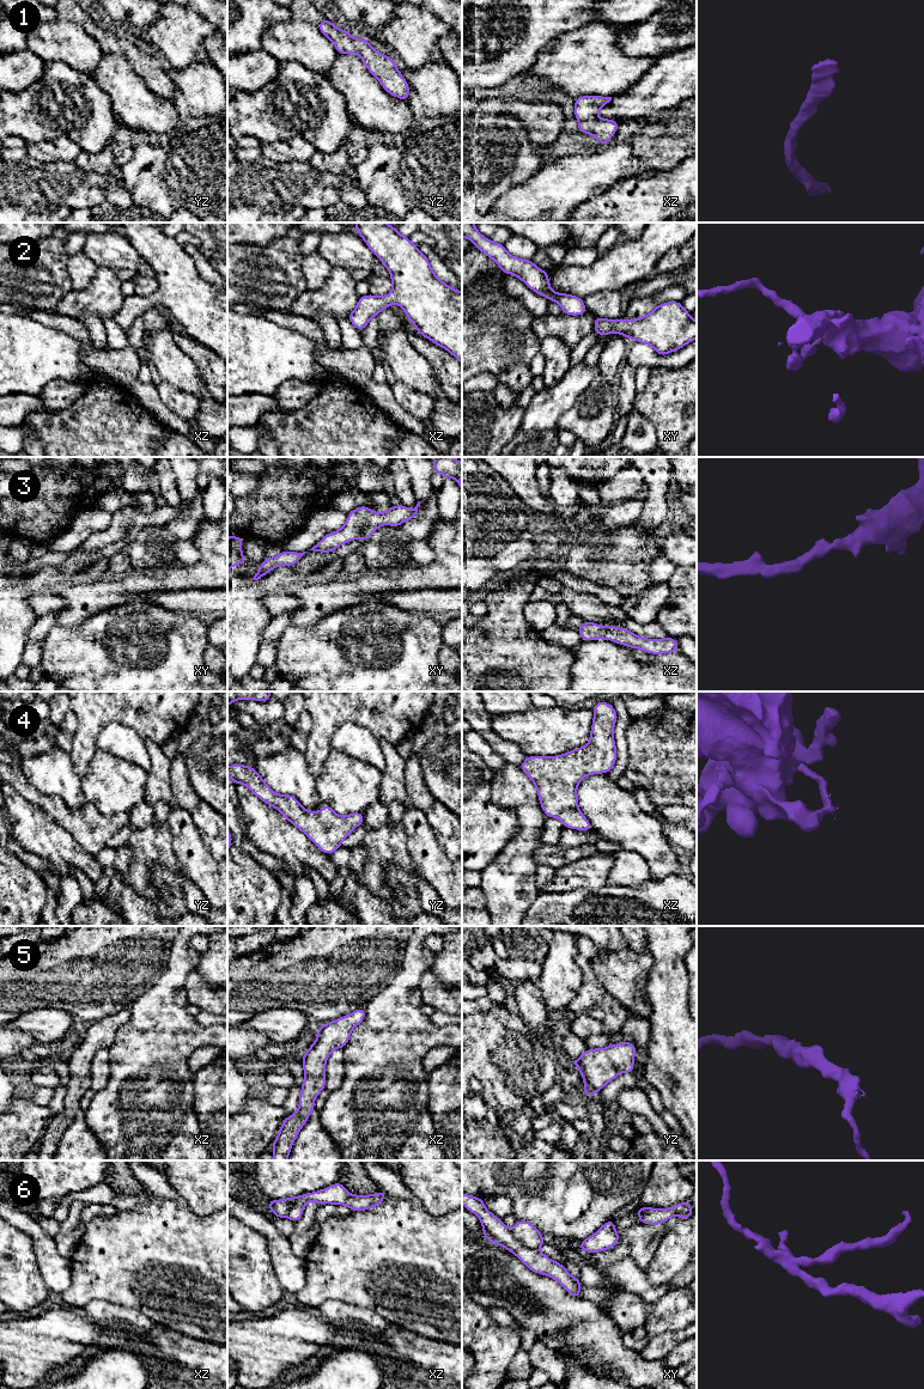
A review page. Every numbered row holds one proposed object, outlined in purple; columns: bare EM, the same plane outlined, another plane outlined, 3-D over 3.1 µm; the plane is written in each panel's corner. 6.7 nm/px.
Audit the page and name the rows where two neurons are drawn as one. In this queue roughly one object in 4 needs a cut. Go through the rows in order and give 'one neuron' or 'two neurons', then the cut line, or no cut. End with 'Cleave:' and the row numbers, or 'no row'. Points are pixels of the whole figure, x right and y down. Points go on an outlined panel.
1: one neuron; no cut
2: one neuron; no cut
3: one neuron; no cut
4: two neurons; cut in xz along (578, 808), (565, 810), (558, 817)
5: one neuron; no cut
6: two neurons; cut in xy along (510, 1229), (523, 1244), (538, 1249)
Cleave: 4, 6

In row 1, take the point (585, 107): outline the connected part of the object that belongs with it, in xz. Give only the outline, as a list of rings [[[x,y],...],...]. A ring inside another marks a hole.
[[[583,96],[575,99],[575,117],[578,120],[578,130],[595,136],[600,145],[606,142],[618,130],[616,120],[597,117],[597,112],[612,100],[612,97]]]

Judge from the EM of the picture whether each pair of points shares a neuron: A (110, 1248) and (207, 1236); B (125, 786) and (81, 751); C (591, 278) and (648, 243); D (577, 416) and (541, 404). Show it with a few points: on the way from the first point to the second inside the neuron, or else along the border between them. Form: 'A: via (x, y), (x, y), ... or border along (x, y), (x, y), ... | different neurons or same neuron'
A: via (134, 1248), (140, 1248), (145, 1243), (183, 1243) | same neuron
B: border along (96, 750), (87, 765), (87, 772), (81, 778) | different neurons
C: via (606, 273), (622, 266), (633, 256) | same neuron
D: border along (583, 391), (560, 416), (555, 426) | different neurons

